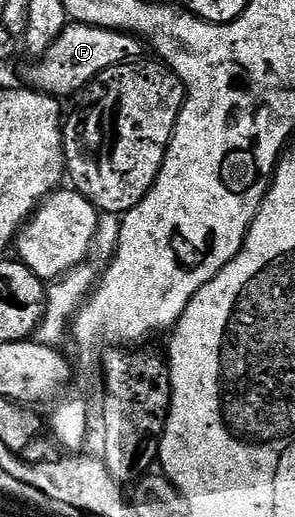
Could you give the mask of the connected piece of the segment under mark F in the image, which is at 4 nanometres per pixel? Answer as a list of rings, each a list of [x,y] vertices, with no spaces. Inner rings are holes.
[[[69,23],[65,31],[49,47],[49,51],[38,58],[39,61],[27,77],[38,92],[49,93],[56,99],[82,94],[95,78],[106,69],[126,65],[144,56],[145,45],[133,33],[123,33],[120,29],[102,29],[96,25]]]

